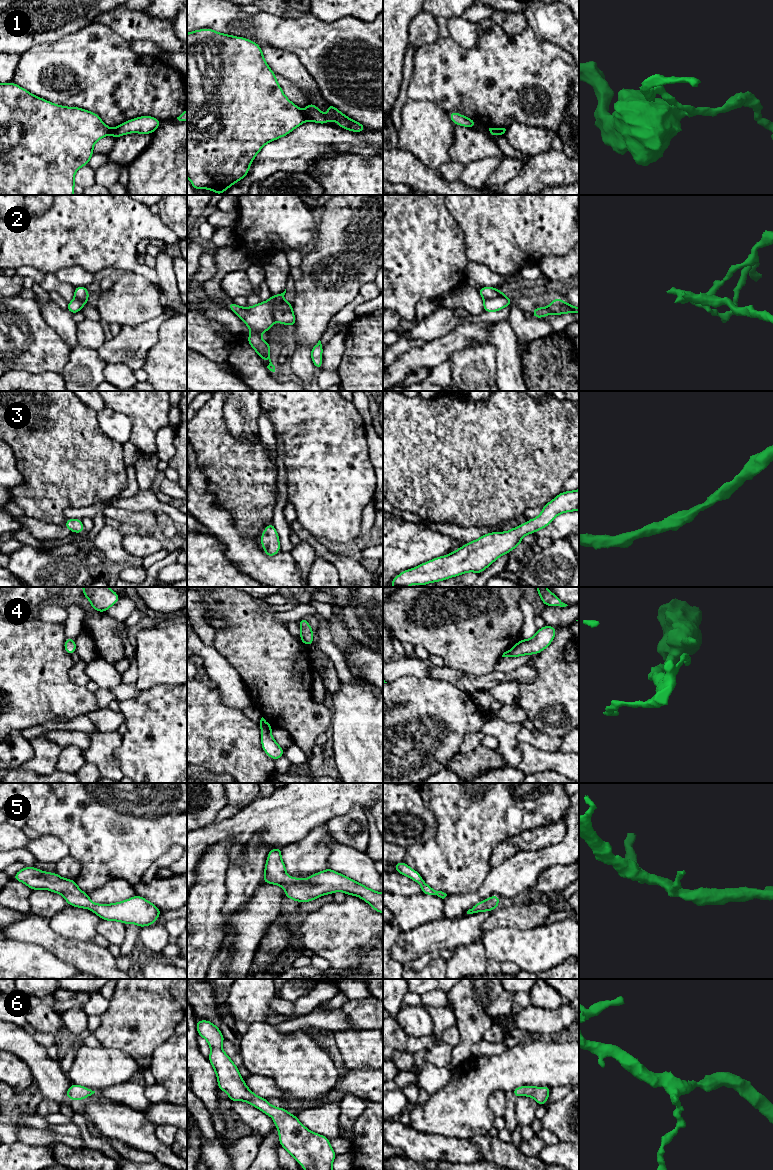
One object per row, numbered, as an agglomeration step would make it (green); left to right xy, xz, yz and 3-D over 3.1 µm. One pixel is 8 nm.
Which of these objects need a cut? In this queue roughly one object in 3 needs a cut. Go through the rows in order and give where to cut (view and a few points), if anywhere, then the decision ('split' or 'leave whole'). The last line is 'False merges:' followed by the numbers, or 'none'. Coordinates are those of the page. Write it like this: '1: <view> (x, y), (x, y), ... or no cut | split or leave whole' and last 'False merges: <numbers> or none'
1: xz (303, 112), (307, 119) | split
2: yz (505, 295), (496, 295), (484, 299) | split
3: no cut | leave whole
4: no cut | leave whole
5: no cut | leave whole
6: no cut | leave whole
False merges: 1, 2

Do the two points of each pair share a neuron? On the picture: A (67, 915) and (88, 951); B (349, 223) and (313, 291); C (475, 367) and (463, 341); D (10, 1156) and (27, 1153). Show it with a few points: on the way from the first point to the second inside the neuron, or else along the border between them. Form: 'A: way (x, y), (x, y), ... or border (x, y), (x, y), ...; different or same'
A: border (59, 934), (75, 940), (93, 941); different
B: way (349, 240), (348, 251), (330, 274); same
C: border (469, 347), (455, 351), (447, 360); different
D: way (14, 1156), (23, 1156); same

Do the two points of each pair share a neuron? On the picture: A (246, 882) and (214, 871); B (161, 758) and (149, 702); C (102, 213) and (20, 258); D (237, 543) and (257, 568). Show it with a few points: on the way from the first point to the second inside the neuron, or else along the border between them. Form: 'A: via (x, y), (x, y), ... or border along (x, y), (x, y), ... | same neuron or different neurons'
A: border along (229, 866), (225, 878), (226, 899) | different neurons
B: via (161, 744), (161, 720), (159, 716) | same neuron
C: via (82, 227), (53, 241), (40, 242) | same neuron
D: via (243, 549), (256, 562) | same neuron

